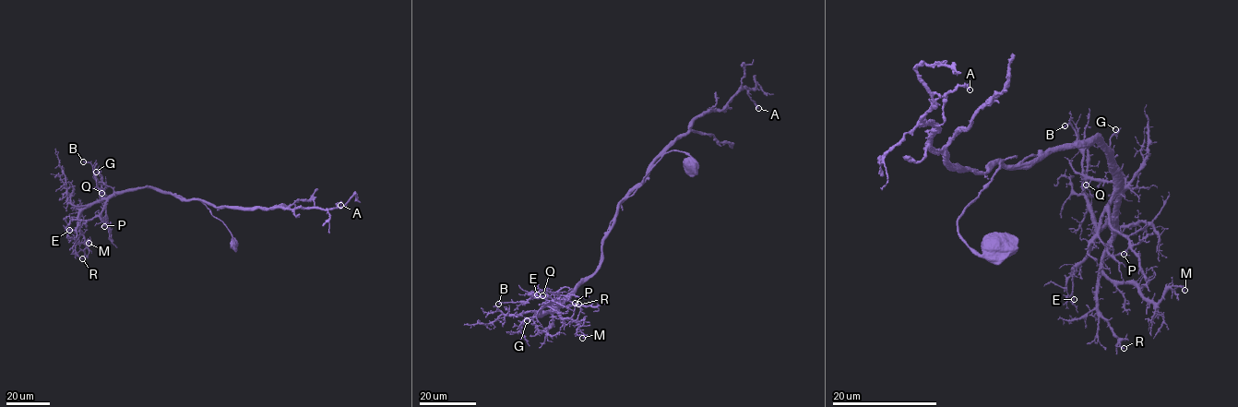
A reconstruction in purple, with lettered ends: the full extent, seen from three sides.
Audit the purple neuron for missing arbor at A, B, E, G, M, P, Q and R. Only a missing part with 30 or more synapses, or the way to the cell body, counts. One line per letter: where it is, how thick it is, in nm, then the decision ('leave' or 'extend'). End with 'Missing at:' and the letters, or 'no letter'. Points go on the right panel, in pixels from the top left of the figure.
A: place (970, 89); calibre 360 nm; leave
B: place (1065, 125); calibre 240 nm; leave
E: place (1074, 299); calibre 130 nm; leave
G: place (1115, 129); calibre 150 nm; leave
M: place (1184, 290); calibre 200 nm; leave
P: place (1124, 254); calibre 150 nm; leave
Q: place (1086, 185); calibre 160 nm; leave
R: place (1124, 348); calibre 160 nm; leave
Missing at: no letter

